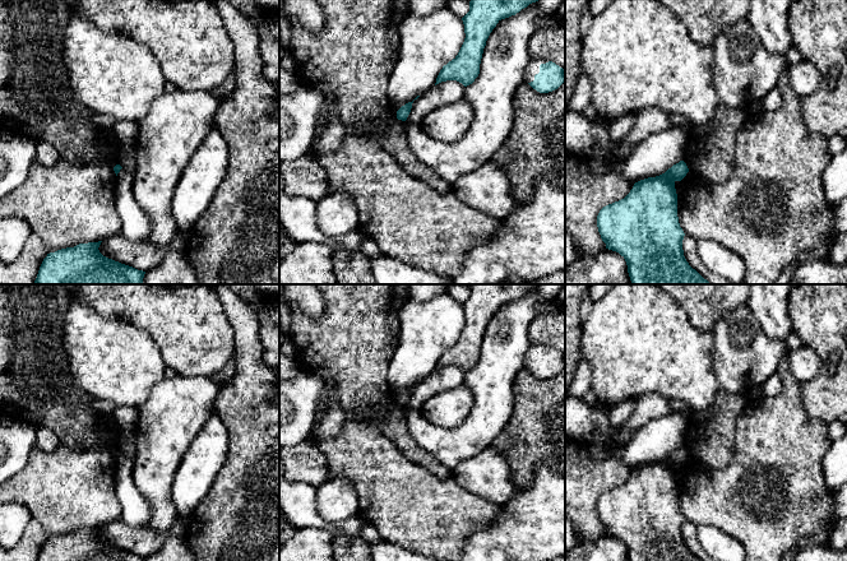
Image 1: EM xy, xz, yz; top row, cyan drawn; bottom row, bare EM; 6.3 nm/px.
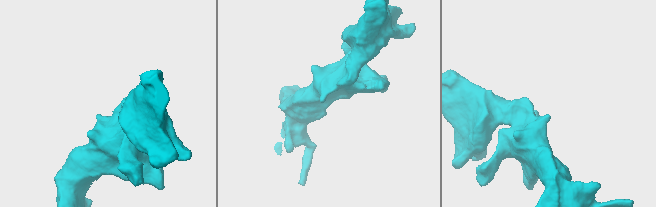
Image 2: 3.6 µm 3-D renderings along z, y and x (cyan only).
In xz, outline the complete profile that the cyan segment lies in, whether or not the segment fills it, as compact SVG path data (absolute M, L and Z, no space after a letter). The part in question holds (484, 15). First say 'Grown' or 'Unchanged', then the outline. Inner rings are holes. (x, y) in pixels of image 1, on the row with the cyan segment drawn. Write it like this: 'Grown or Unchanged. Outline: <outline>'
Unchanged. Outline: M471 0L469 11L462 18L464 42L458 55L443 66L435 85L446 80L457 80L464 87L472 84L480 74L483 48L496 24L536 1L538 0Z

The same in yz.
Unchanged. Outline: M680 161L659 176L635 182L624 199L597 215L606 249L625 259L633 284L711 284L684 256L675 182L688 172Z

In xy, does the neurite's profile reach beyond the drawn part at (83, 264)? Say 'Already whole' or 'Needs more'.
Already whole

